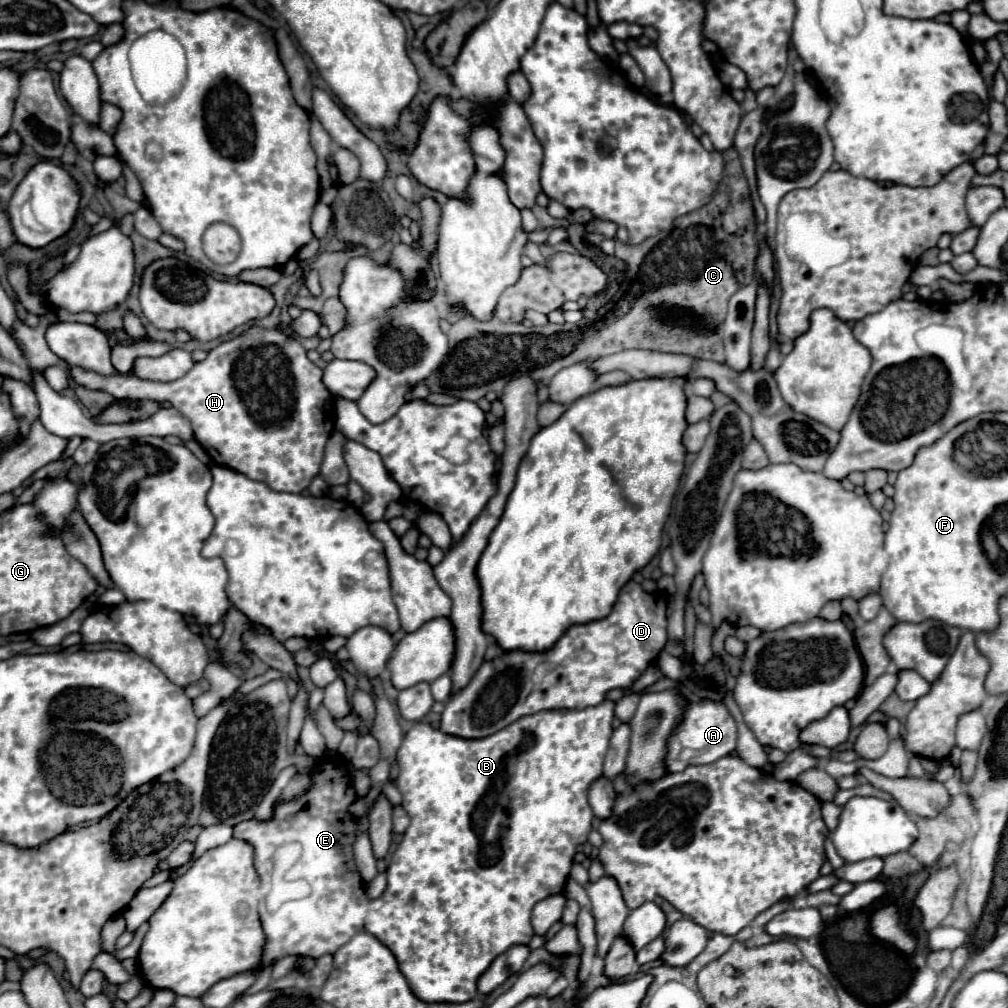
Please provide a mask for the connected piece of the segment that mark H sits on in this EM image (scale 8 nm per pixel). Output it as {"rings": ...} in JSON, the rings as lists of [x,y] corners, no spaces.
{"rings":[[[252,326],[244,330],[240,336],[210,350],[208,358],[196,362],[186,376],[168,384],[140,380],[134,374],[102,376],[80,366],[68,366],[68,372],[76,384],[90,390],[108,392],[114,398],[126,398],[126,394],[130,394],[130,398],[154,398],[158,402],[170,402],[178,412],[190,418],[194,438],[202,444],[214,464],[232,468],[252,480],[266,482],[278,492],[302,492],[310,486],[312,478],[320,472],[324,446],[334,428],[334,402],[322,384],[322,370],[306,358],[306,350],[298,340],[272,328]]]}

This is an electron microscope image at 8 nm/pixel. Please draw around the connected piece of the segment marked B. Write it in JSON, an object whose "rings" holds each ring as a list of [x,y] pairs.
{"rings":[[[606,700],[606,702],[602,702],[600,706],[586,708],[586,710],[556,710],[556,712],[546,710],[546,712],[538,712],[538,714],[532,714],[532,716],[526,716],[526,718],[520,718],[520,720],[512,722],[510,726],[506,726],[506,728],[498,730],[496,734],[492,734],[490,738],[480,738],[480,740],[470,740],[470,742],[466,742],[464,738],[450,738],[448,734],[442,734],[440,730],[434,730],[430,724],[424,724],[424,722],[414,724],[414,728],[404,736],[404,746],[400,746],[400,750],[398,750],[398,760],[396,760],[398,766],[400,766],[400,776],[398,776],[398,780],[396,780],[396,786],[400,788],[400,794],[402,794],[402,808],[404,808],[404,810],[408,812],[408,816],[410,816],[410,826],[408,826],[408,830],[404,832],[402,842],[398,844],[396,852],[392,854],[392,862],[390,862],[390,868],[388,868],[388,886],[386,886],[384,894],[368,904],[366,932],[372,934],[372,936],[376,936],[384,946],[390,948],[390,952],[392,952],[392,954],[396,956],[396,960],[398,960],[398,966],[400,966],[402,974],[406,976],[406,980],[408,980],[408,984],[410,984],[410,990],[412,990],[422,1002],[466,1002],[466,1000],[472,1000],[472,998],[476,996],[476,980],[478,980],[478,976],[490,966],[490,962],[492,962],[496,956],[504,954],[508,948],[518,946],[518,944],[528,944],[528,942],[530,942],[530,938],[534,936],[534,930],[532,930],[532,926],[530,926],[530,912],[532,912],[532,906],[534,906],[536,902],[540,902],[542,898],[546,898],[546,896],[550,896],[550,894],[560,894],[560,892],[564,890],[564,884],[566,884],[566,878],[568,878],[570,864],[572,864],[572,860],[574,860],[576,848],[578,848],[578,844],[584,844],[584,842],[588,840],[588,832],[590,832],[590,828],[592,828],[592,816],[594,816],[594,814],[592,814],[592,808],[590,808],[590,804],[588,804],[588,788],[590,788],[590,784],[592,784],[596,778],[600,778],[600,774],[602,774],[602,762],[604,762],[604,756],[606,756],[606,750],[608,750],[608,740],[610,740],[610,736],[612,736],[612,718],[614,718],[614,702]]]}

